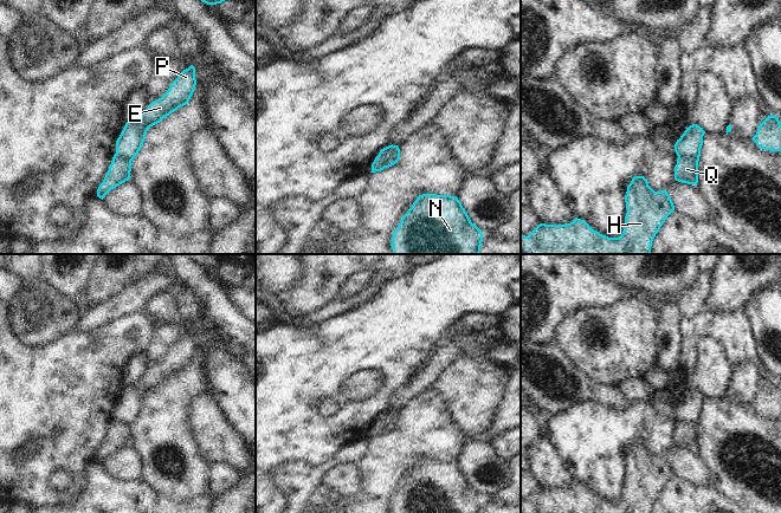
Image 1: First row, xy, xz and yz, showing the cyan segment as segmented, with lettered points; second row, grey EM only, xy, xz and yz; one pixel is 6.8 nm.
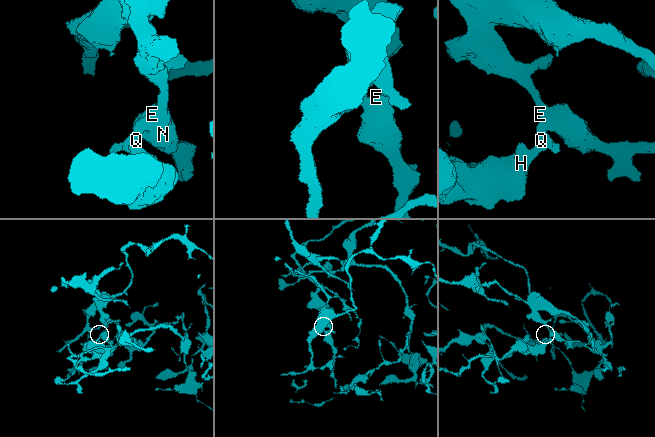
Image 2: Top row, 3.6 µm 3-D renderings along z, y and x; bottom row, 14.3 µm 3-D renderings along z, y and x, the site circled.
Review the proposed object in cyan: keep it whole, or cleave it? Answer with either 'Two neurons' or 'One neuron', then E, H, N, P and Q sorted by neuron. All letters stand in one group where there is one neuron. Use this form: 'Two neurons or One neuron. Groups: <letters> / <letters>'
Two neurons. Groups: E N P / H Q.

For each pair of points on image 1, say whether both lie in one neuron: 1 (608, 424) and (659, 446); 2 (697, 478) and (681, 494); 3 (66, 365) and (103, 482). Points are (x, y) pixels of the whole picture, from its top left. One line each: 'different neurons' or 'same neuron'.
1: same neuron
2: different neurons
3: different neurons

